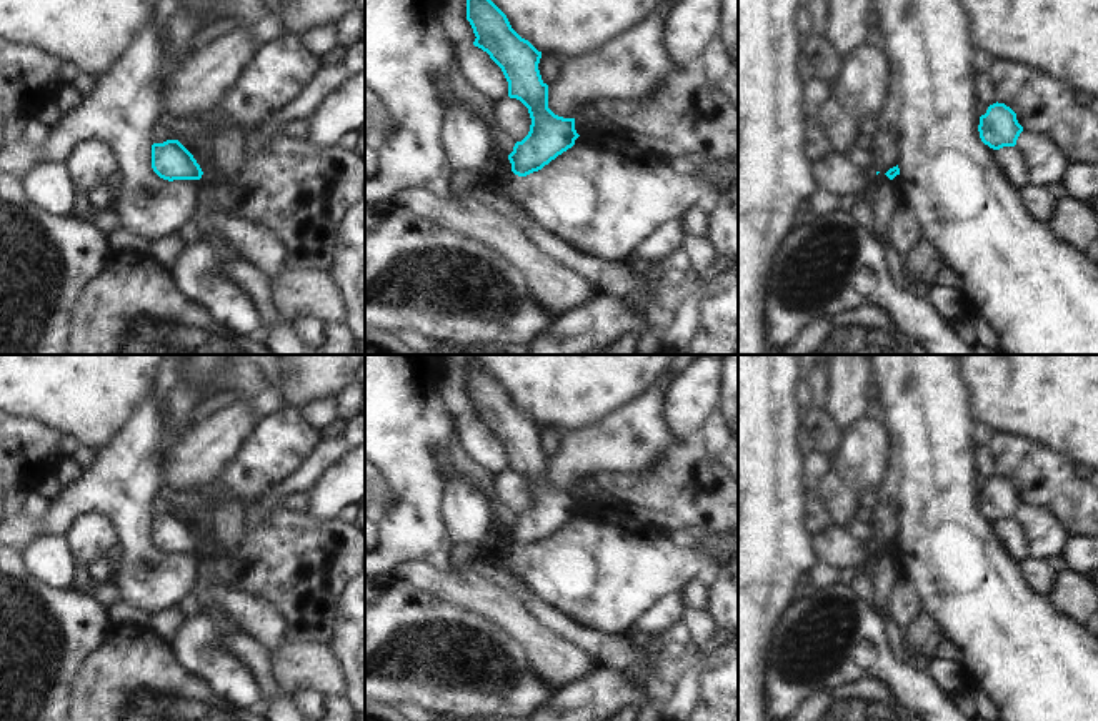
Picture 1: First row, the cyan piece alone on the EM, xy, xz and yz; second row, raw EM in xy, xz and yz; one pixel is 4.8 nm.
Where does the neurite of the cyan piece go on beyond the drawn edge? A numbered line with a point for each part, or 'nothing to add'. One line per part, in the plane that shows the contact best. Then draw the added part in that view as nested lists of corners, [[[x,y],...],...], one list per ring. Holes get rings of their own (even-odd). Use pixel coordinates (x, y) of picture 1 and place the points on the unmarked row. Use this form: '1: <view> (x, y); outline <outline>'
nothing to add

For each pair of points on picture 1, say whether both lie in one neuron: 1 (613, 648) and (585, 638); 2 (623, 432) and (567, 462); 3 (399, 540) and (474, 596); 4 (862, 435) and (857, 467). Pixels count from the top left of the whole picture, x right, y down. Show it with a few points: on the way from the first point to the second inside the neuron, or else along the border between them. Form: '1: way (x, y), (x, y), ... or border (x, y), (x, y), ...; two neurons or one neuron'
1: way (607, 648), (592, 641); one neuron
2: way (610, 445), (580, 453); one neuron
3: border (395, 568), (427, 561), (460, 573); two neurons
4: way (862, 443), (862, 458); one neuron

